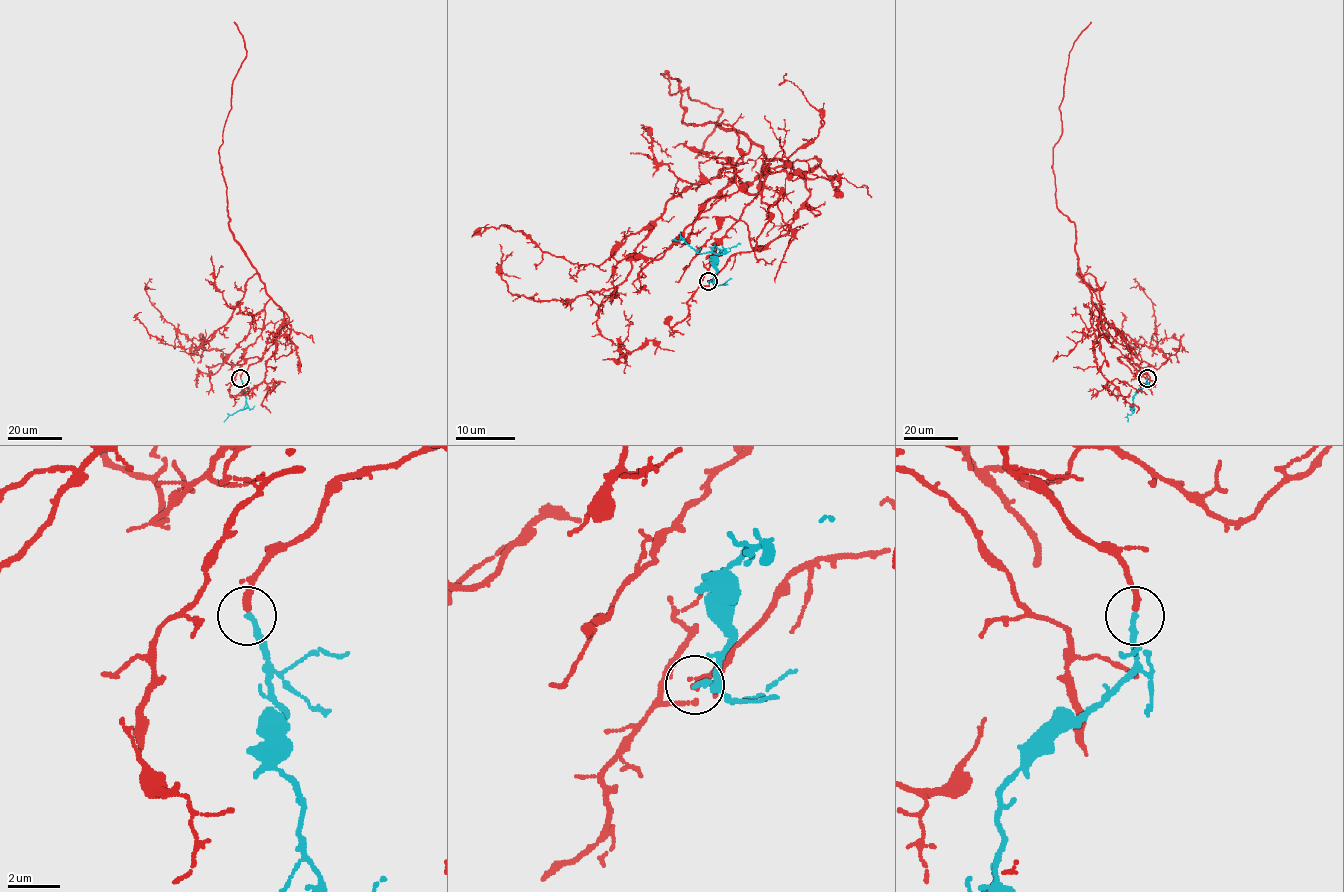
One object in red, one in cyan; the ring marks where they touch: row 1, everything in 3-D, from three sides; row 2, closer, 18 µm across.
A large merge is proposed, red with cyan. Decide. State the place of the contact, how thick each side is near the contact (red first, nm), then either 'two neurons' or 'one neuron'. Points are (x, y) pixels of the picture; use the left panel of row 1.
place (240, 378); calibres 260 and 240 nm; one neuron

